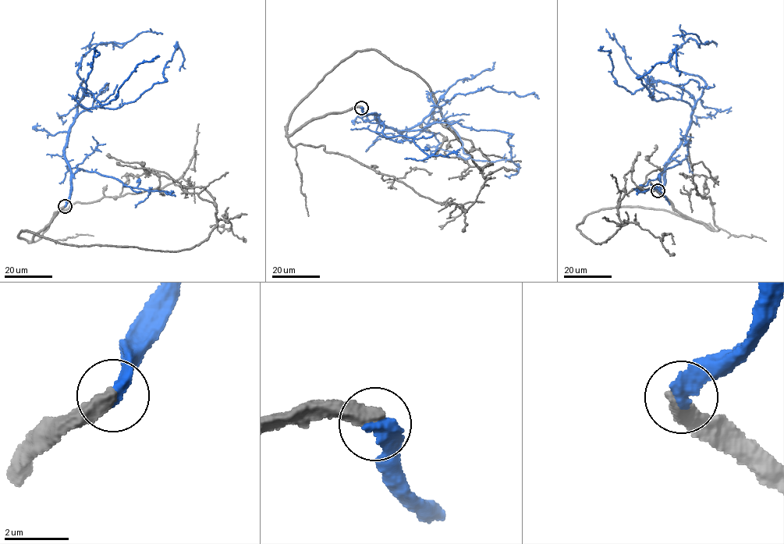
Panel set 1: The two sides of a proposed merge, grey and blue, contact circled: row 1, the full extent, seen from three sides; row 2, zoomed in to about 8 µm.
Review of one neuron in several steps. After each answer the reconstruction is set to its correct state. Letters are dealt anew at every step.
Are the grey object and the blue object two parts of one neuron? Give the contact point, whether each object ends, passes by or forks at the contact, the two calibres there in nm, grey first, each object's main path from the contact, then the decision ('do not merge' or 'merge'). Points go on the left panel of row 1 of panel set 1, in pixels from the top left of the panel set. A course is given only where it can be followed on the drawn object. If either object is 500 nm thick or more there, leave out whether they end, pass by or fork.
at (65, 206); 500 nm thick on the grey side, 460 nm on the other; grey runs (65, 205), (31, 242), (17, 236), (180, 250), (207, 238), (216, 204), (203, 187), (106, 154); blue runs (65, 205), (71, 177), (64, 151), (74, 118), (133, 102), (166, 80), (177, 45), (184, 58), (179, 70); merge

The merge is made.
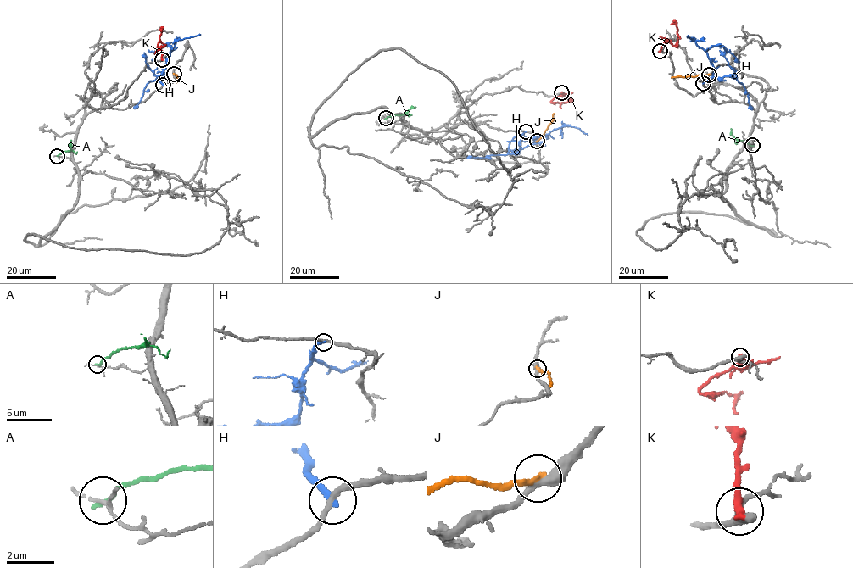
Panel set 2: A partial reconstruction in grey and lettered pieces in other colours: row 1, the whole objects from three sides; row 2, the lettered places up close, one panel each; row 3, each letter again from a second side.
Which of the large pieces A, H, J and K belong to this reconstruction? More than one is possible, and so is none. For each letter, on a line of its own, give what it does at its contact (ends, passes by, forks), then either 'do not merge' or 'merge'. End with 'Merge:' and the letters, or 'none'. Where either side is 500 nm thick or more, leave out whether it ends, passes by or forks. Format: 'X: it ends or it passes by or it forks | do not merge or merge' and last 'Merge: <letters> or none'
A: it ends | do not merge
H: it ends | do not merge
J: it ends | do not merge
K: it ends | do not merge
Merge: none

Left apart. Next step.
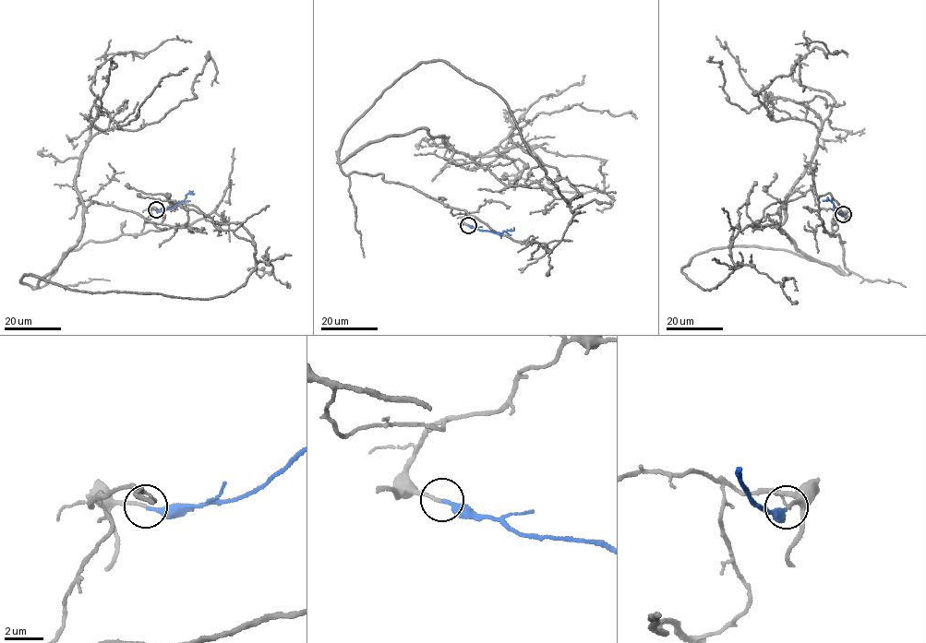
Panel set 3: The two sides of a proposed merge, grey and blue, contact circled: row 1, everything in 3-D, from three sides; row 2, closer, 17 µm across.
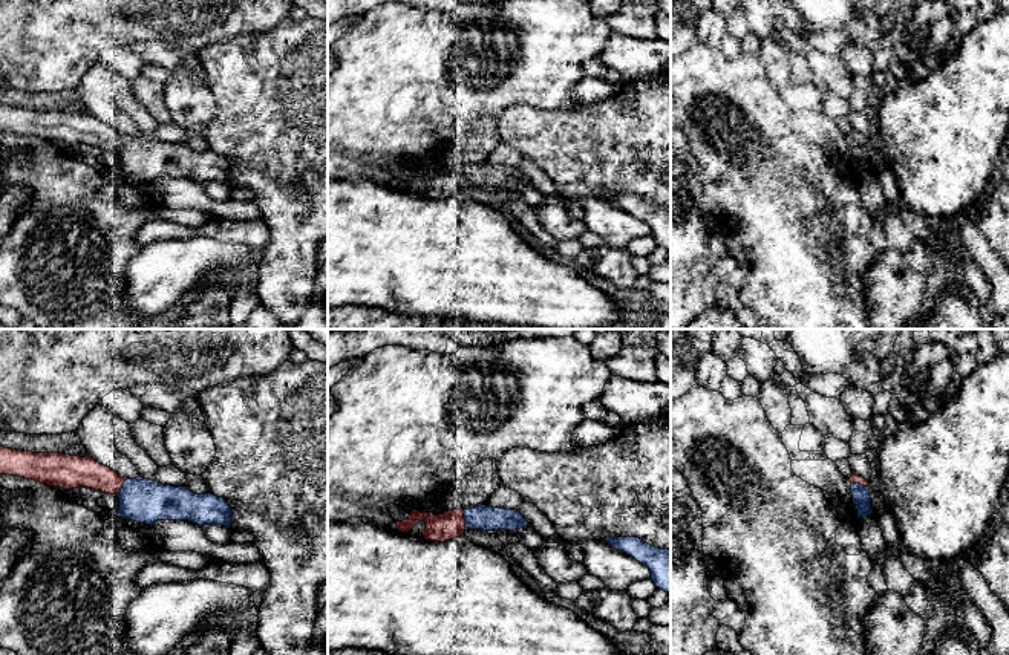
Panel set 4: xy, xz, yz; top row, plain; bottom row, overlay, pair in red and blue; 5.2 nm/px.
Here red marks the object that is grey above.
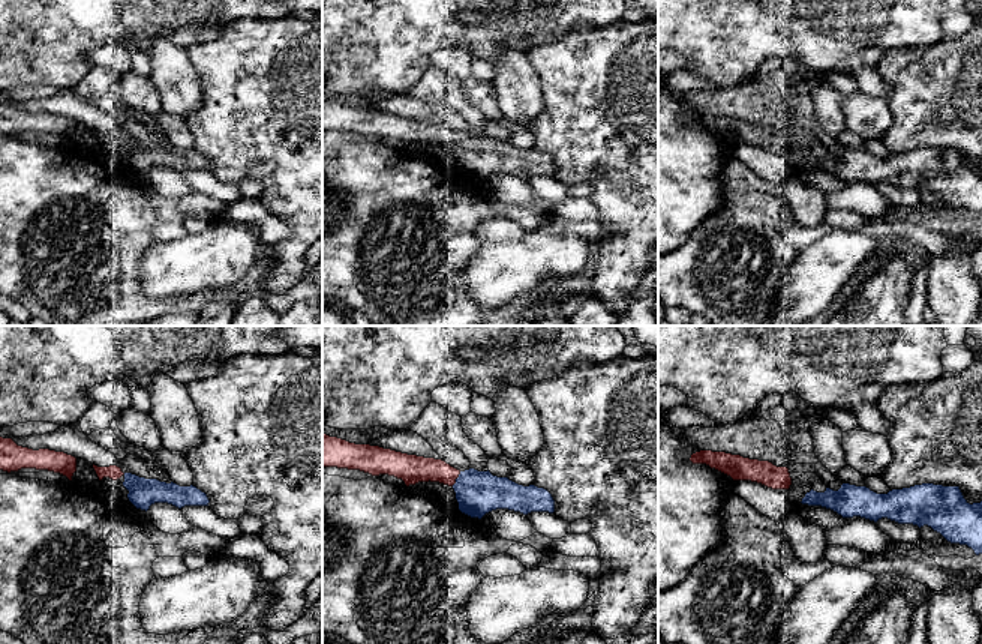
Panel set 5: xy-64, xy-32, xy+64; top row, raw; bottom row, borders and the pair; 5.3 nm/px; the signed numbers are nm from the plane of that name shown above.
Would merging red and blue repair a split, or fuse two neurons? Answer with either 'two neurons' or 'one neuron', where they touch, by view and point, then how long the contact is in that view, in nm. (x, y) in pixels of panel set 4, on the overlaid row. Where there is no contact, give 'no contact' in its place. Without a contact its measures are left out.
one neuron; meets red in xz at (464, 519); contact 100 nm long

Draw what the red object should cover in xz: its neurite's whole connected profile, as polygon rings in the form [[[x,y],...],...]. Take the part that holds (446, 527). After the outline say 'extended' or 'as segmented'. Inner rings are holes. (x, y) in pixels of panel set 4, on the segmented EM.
[[[478,505],[469,510],[446,511],[438,516],[433,513],[412,510],[406,520],[397,522],[395,530],[409,533],[418,522],[423,520],[427,522],[426,530],[423,531],[424,539],[441,543],[464,536],[467,528],[482,531],[514,531],[530,525],[518,510]]] | extended

